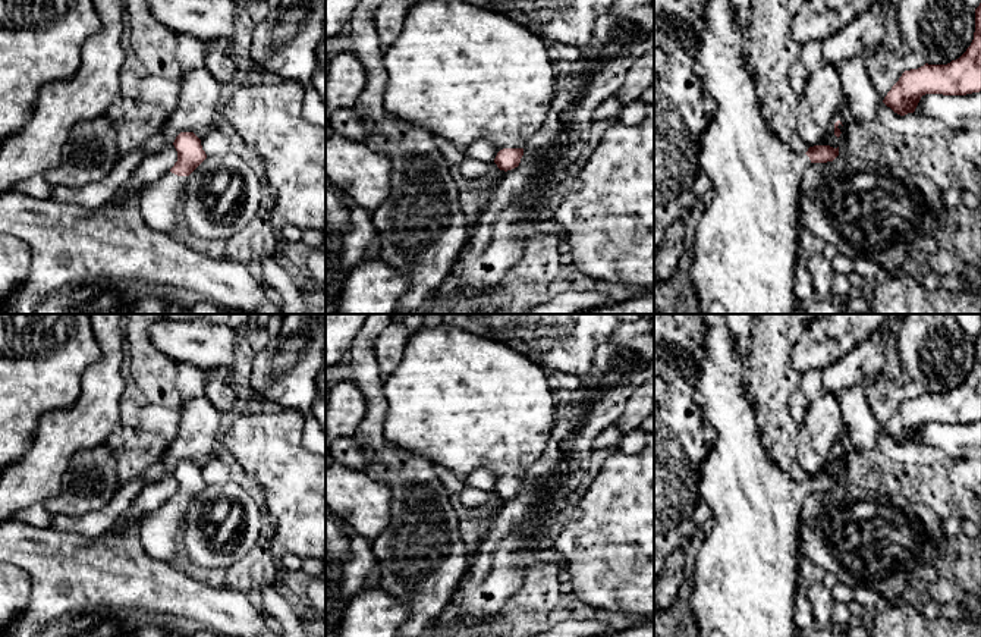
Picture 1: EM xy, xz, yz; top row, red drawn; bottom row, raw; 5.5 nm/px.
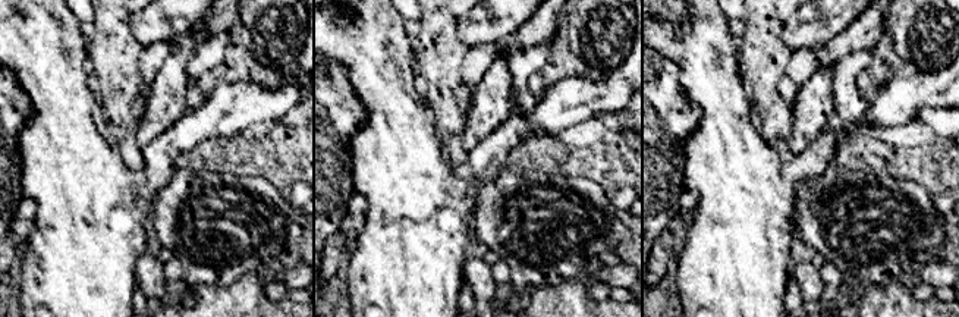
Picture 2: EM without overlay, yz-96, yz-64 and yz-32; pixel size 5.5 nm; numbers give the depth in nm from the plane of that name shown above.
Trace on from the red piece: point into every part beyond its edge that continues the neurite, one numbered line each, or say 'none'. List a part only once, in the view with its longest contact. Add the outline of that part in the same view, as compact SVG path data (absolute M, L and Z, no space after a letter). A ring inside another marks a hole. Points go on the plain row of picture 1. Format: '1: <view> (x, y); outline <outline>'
1: xz (462, 401); outline M447 324L414 332L400 364L384 377L383 389L387 401L384 440L463 477L478 468L488 468L499 478L522 477L541 456L556 421L556 393L550 389L543 367L500 342Z

